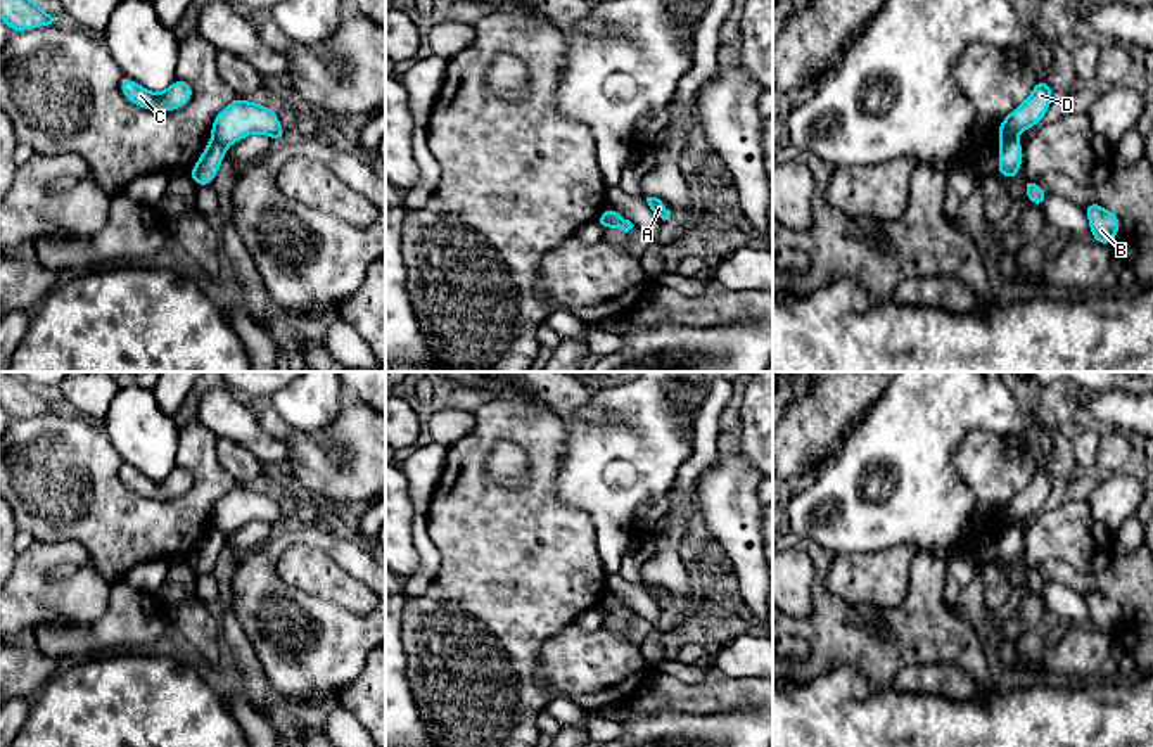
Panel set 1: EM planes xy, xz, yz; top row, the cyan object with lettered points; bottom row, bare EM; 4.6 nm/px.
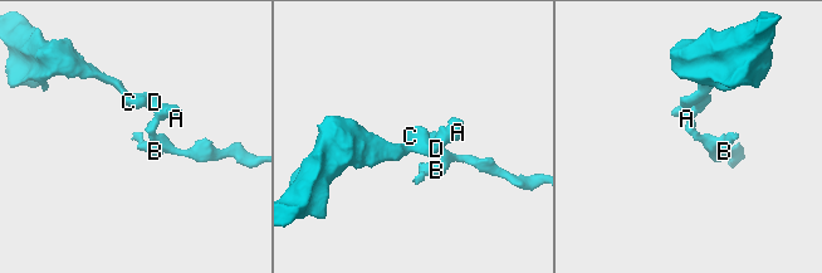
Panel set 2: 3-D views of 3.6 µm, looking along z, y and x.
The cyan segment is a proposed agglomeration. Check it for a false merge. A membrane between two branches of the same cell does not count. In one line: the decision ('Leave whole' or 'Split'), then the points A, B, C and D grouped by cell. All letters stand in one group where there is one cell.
Split. Groups: A C D / B

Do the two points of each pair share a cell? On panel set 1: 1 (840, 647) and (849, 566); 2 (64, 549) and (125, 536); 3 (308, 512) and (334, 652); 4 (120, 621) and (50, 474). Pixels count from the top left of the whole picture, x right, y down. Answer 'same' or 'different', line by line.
1: different
2: different
3: different
4: different

